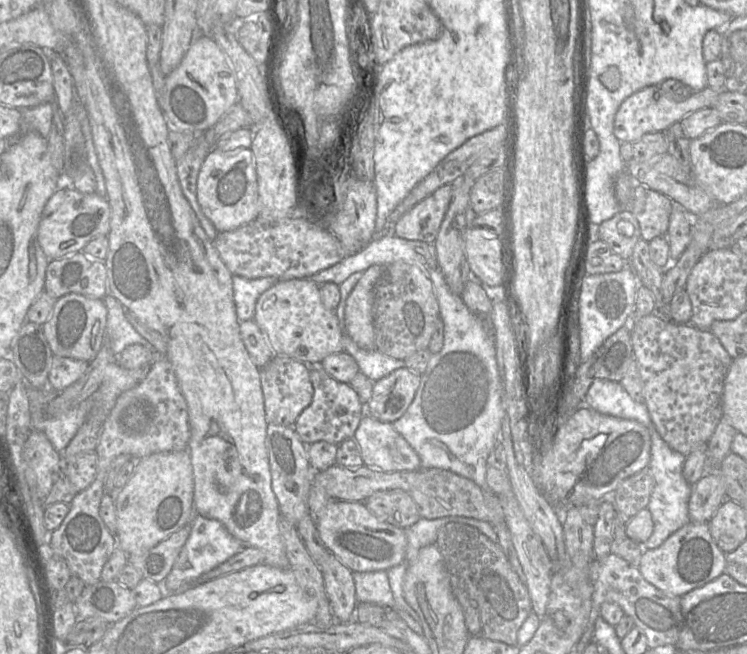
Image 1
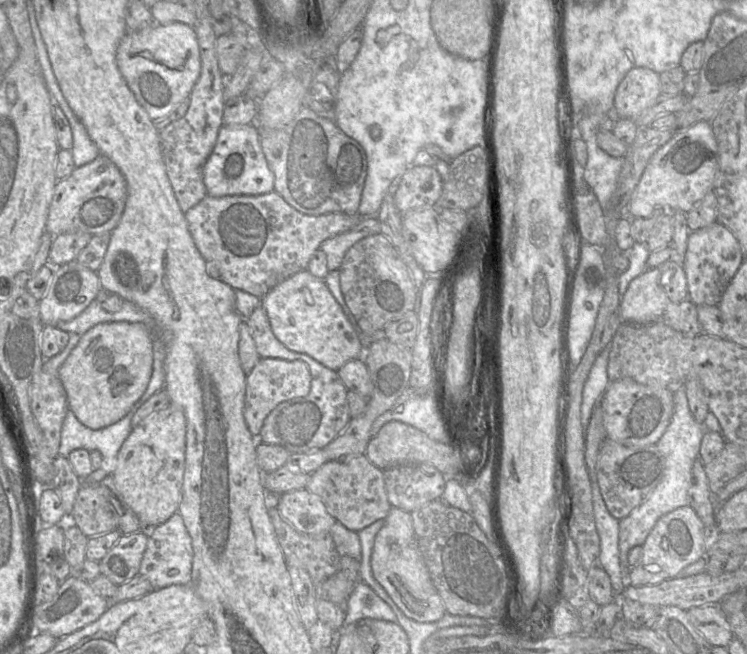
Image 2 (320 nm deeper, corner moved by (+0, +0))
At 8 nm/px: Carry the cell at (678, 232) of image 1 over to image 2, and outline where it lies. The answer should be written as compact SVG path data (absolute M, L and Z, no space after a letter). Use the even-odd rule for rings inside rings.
M646 267L621 297L620 319L628 324L651 324L662 319L669 303L660 284L659 268Z

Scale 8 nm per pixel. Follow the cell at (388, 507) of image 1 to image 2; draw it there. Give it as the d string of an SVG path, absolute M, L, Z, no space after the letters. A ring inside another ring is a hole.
M366 454L348 459L327 461L310 474L306 489L318 495L329 513L349 530L359 532L379 519L385 519L391 509L384 482L384 471L367 458Z

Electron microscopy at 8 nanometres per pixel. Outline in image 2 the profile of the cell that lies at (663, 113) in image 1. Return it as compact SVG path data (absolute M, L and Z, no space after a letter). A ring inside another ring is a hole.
M634 67L619 83L614 96L614 113L617 118L630 119L648 107L662 93L657 72Z

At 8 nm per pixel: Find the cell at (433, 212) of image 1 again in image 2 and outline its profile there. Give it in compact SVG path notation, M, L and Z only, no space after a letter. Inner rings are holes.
M410 166L397 181L394 203L400 213L432 207L442 191L442 179L432 166Z

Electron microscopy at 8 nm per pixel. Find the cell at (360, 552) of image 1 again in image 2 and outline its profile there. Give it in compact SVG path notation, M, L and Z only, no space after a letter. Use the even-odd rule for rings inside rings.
M306 488L281 494L277 508L283 519L307 535L330 532L336 522L321 498Z

